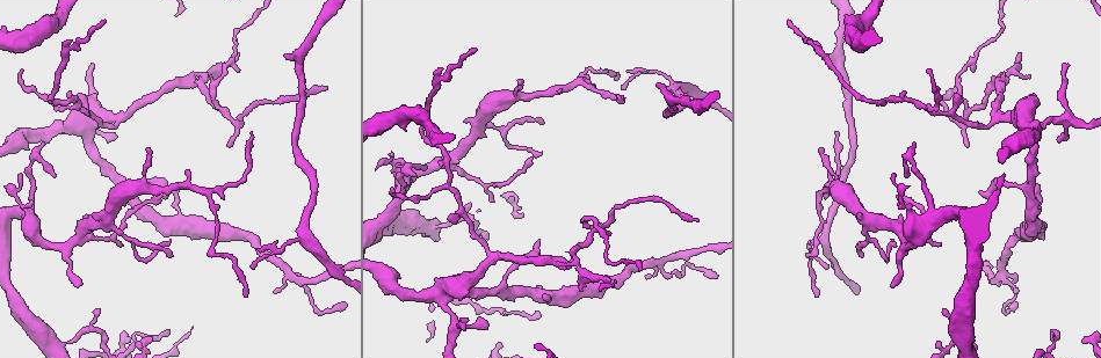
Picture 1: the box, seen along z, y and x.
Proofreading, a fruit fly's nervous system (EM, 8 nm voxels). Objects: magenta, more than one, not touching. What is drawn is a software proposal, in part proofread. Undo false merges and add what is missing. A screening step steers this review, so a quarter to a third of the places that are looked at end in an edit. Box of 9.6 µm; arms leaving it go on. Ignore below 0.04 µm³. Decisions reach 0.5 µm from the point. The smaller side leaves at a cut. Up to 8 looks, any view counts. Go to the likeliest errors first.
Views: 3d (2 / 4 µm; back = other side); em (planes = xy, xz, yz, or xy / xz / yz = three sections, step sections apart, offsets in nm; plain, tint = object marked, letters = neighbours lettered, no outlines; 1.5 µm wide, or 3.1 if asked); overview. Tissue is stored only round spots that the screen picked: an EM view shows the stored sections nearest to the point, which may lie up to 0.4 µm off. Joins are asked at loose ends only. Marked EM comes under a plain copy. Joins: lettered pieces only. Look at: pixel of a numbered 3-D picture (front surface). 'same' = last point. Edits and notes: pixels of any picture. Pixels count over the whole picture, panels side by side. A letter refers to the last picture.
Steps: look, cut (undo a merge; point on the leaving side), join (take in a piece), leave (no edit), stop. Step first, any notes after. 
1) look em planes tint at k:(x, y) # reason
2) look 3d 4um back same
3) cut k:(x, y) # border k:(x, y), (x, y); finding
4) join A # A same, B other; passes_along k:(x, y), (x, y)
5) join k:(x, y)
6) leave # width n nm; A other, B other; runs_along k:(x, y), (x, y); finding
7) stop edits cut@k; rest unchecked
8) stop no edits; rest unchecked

look em planes letters at 1:(520, 84) # free end

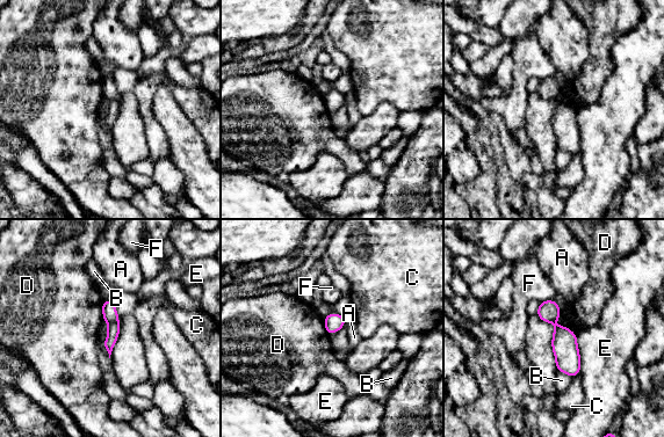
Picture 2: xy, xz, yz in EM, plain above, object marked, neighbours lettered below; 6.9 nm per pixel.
leave # A other, B other, C other, D other, E other, F other; border 2:(102, 300), (102, 319), (105, 321); no lettered piece goes on from it

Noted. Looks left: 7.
look 3d 4um at 1:(380, 223) # thin arm on a thick one

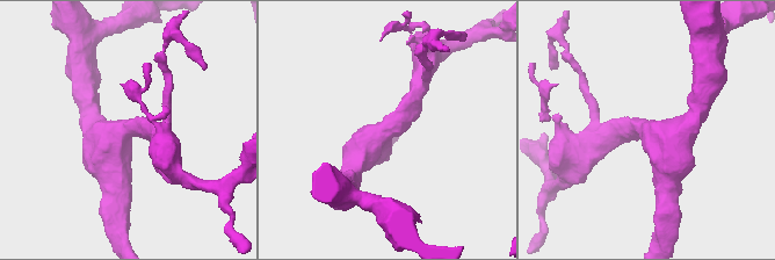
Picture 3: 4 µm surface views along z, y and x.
look em planes letters at 3:(127, 131) # arms 3; arm_widths 260, 460, 650 nm

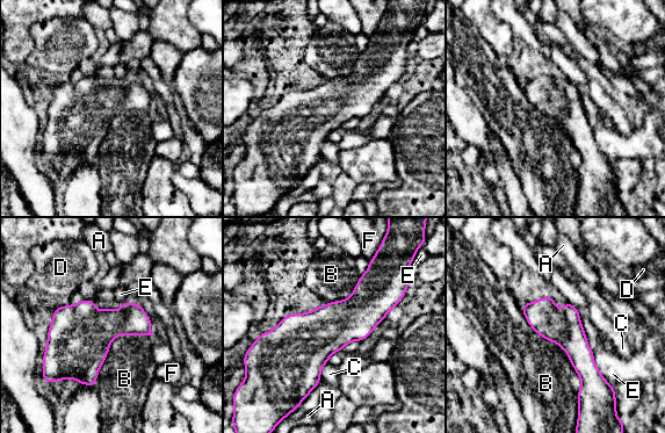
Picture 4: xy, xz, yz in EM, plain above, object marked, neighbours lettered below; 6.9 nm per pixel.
leave # longest_contact B 800 nm; A other, B other, C other, D other, E other, F other; border 4:(521, 305), (565, 352), (579, 403); continuous, no second neuron

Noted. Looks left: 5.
look 3d 4um at 1:(997, 121) # branch point

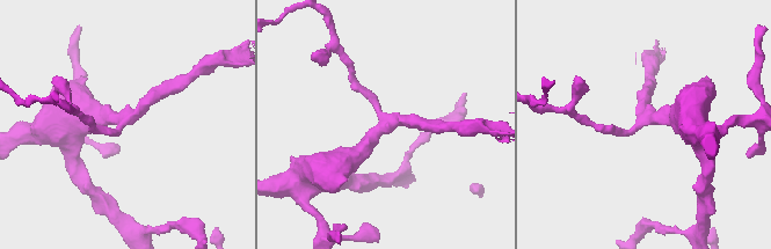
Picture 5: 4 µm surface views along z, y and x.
look em planes letters at 5:(384, 125) # arms 3; need the tissue

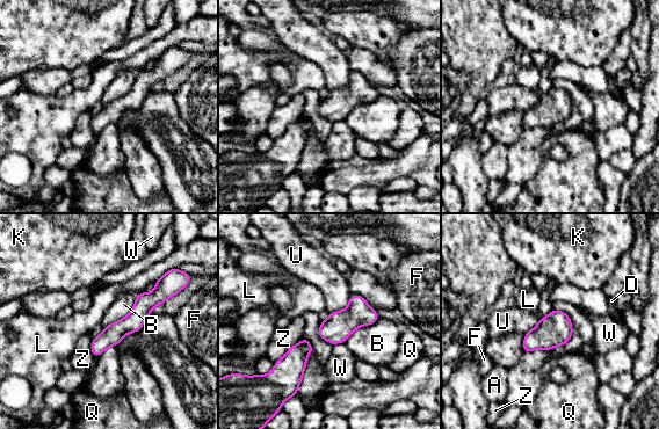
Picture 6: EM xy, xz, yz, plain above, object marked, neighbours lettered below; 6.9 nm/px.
leave # A other, B other, D other, F other, K other, L other, Q other, U other, W other, Z other; border 6:(352, 295), (342, 310), (330, 313); all the same neuron

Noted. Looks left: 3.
stop no edits; rest unchecked

